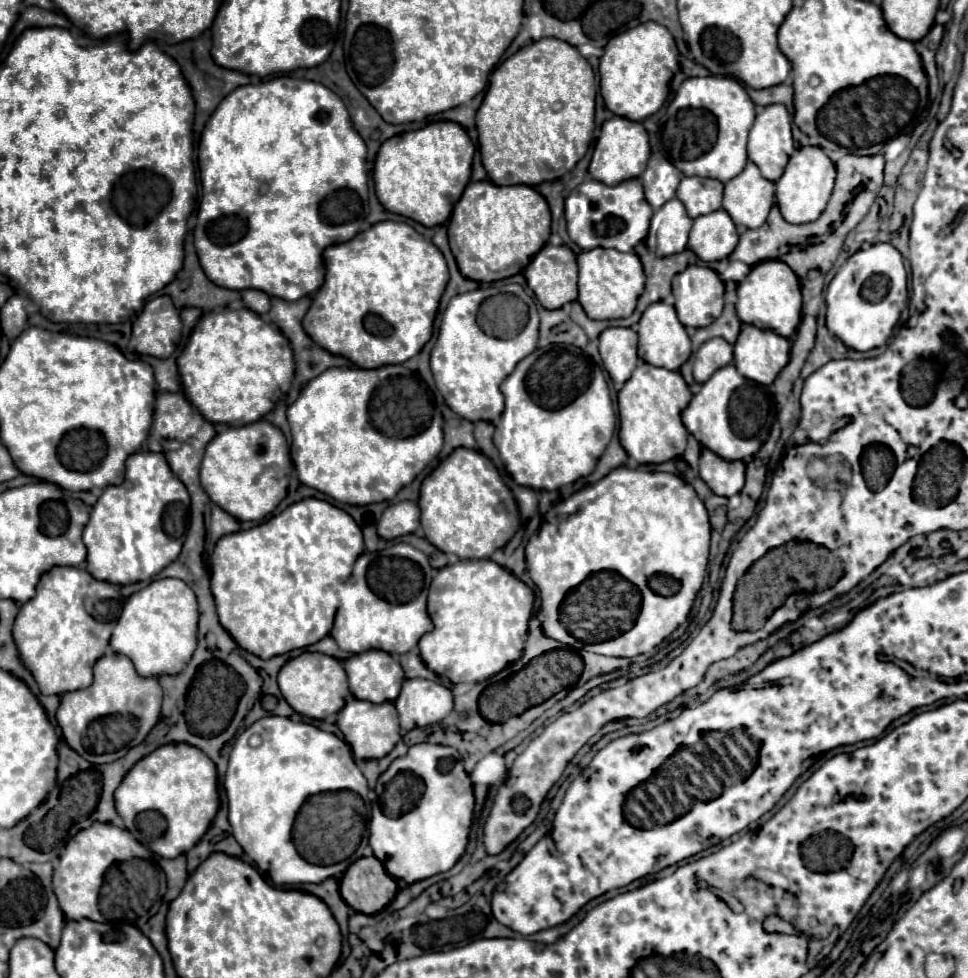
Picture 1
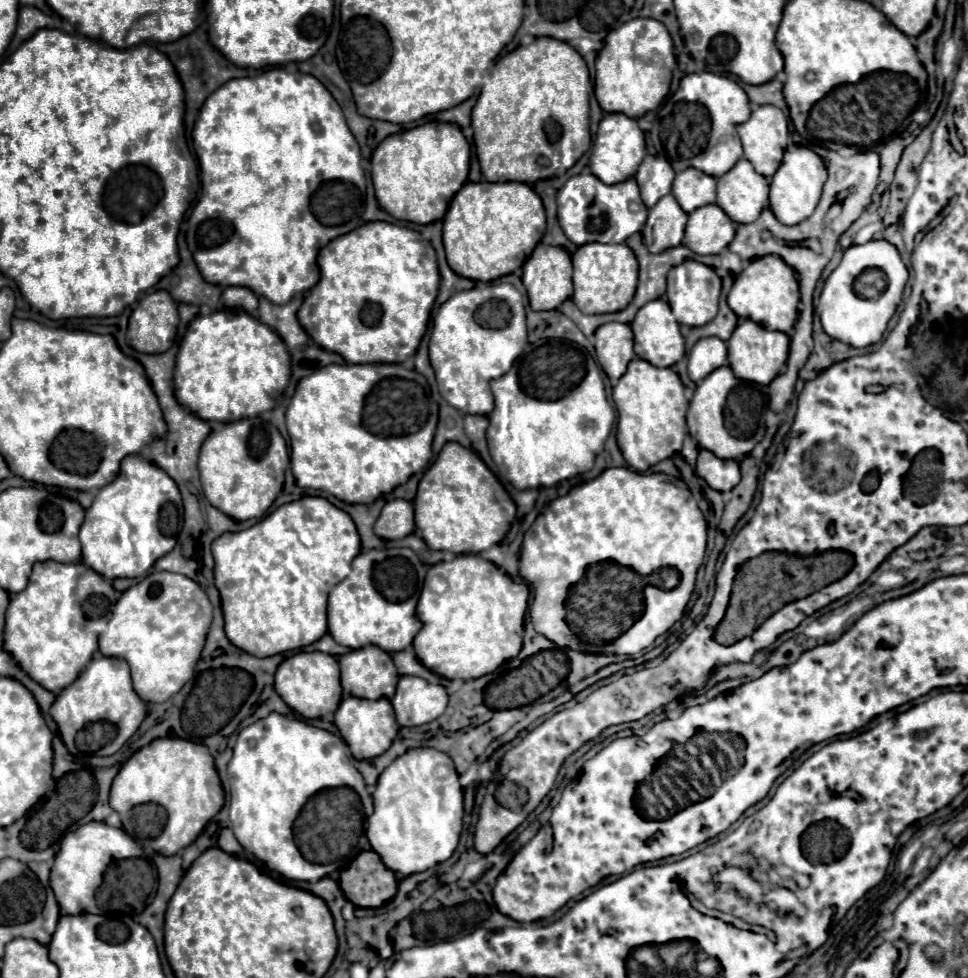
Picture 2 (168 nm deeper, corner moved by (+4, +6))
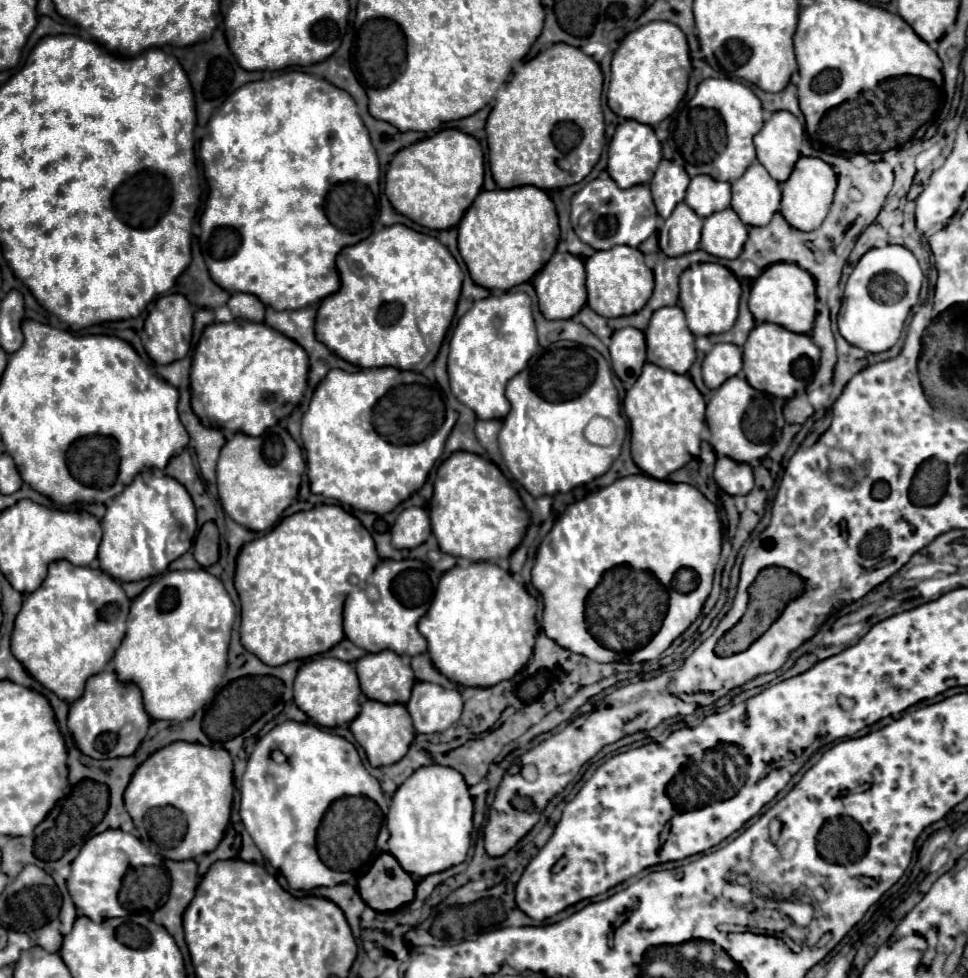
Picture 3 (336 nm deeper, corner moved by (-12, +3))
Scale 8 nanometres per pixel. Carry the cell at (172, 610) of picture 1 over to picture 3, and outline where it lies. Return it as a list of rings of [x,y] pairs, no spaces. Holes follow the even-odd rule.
[[[204,568],[166,572],[132,600],[126,636],[114,654],[114,672],[120,682],[140,688],[144,708],[152,720],[188,720],[214,698],[224,682],[234,618],[234,602],[216,576]]]

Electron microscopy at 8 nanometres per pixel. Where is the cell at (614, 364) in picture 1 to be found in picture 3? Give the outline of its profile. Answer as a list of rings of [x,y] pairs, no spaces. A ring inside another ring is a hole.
[[[622,328],[620,332],[614,332],[610,344],[610,358],[612,370],[622,380],[624,388],[632,388],[642,372],[642,366],[646,364],[644,332],[636,328]]]

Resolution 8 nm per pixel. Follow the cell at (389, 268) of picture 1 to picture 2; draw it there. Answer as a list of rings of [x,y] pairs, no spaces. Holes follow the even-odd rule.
[[[370,221],[360,225],[358,229],[354,229],[352,233],[346,233],[344,237],[336,237],[332,239],[324,249],[320,249],[318,253],[318,265],[322,271],[320,281],[306,293],[302,307],[298,309],[298,321],[300,325],[306,329],[306,333],[326,351],[334,351],[340,353],[348,363],[402,363],[406,357],[410,357],[418,345],[422,335],[426,333],[431,319],[431,311],[434,306],[435,299],[438,295],[438,285],[440,285],[440,271],[438,271],[438,261],[436,261],[436,251],[430,245],[430,241],[426,241],[418,231],[412,231],[408,227],[400,227],[394,223],[386,223],[386,221]]]

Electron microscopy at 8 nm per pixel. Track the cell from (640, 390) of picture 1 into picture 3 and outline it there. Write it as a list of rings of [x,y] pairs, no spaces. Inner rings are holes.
[[[646,362],[642,368],[640,378],[636,384],[626,392],[622,401],[623,411],[630,423],[630,450],[632,450],[632,460],[636,466],[650,478],[656,480],[666,480],[668,474],[676,472],[684,464],[695,460],[700,455],[700,445],[702,442],[701,433],[705,427],[706,402],[698,388],[692,384],[692,378],[688,374],[674,374],[668,372],[656,364]]]

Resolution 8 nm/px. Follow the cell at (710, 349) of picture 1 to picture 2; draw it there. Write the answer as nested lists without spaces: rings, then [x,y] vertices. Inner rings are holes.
[[[704,337],[696,341],[688,355],[688,375],[694,383],[702,381],[712,369],[726,363],[726,343],[718,337]]]

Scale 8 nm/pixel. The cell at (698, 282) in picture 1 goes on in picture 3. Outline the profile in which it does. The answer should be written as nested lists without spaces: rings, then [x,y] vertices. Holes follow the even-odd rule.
[[[692,264],[680,276],[680,302],[678,306],[684,310],[688,328],[694,336],[710,336],[728,332],[738,316],[740,302],[740,282],[736,276],[722,264]]]

